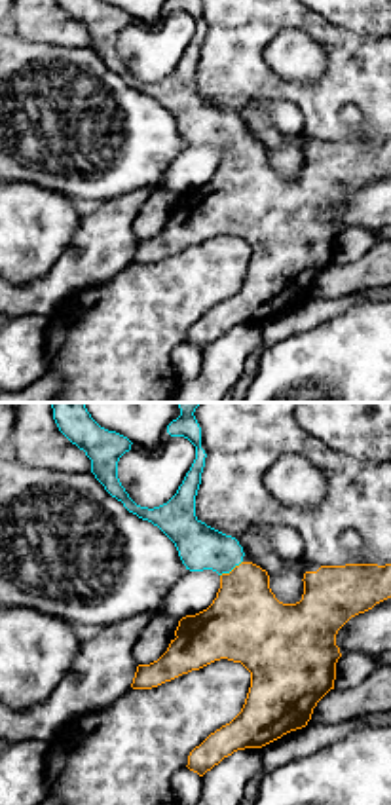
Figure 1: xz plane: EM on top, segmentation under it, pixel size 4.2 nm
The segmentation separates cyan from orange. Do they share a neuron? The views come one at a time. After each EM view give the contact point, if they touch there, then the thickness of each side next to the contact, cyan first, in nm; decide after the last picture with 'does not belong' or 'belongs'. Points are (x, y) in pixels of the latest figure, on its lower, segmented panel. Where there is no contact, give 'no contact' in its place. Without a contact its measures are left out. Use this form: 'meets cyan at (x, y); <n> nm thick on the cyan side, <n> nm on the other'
meets cyan at (230, 570); 190 nm thick on the cyan side, 340 nm on the other

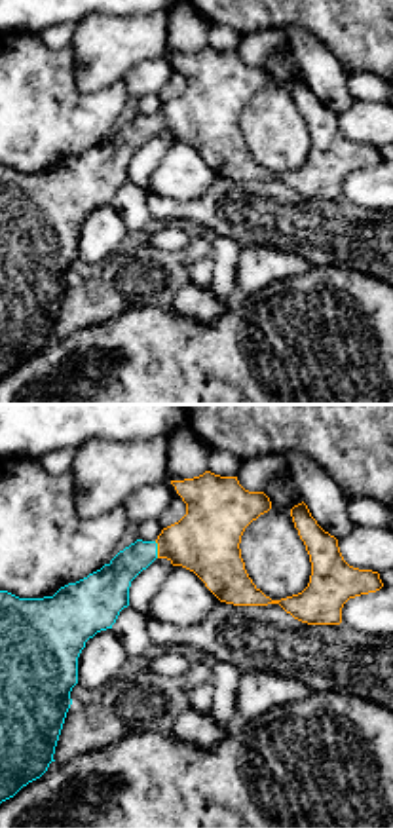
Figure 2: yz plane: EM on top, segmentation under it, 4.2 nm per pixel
meets cyan at (156, 549); 160 nm thick on the cyan side, 280 nm on the other

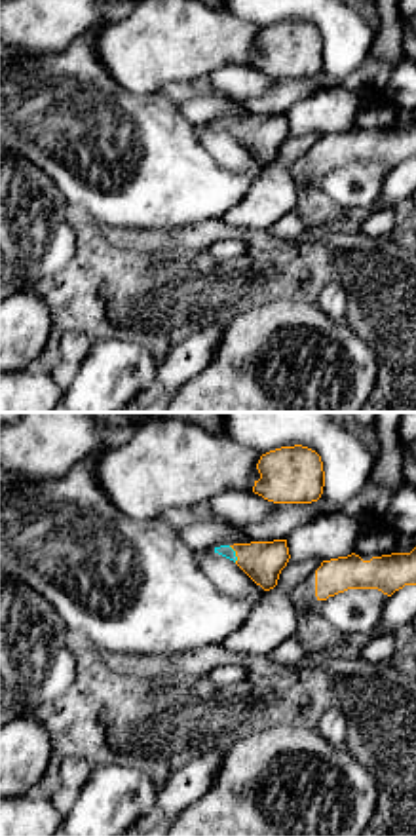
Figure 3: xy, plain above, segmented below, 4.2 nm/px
meets cyan at (234, 553); 50 nm thick on the cyan side, 180 nm on the other

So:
belongs

